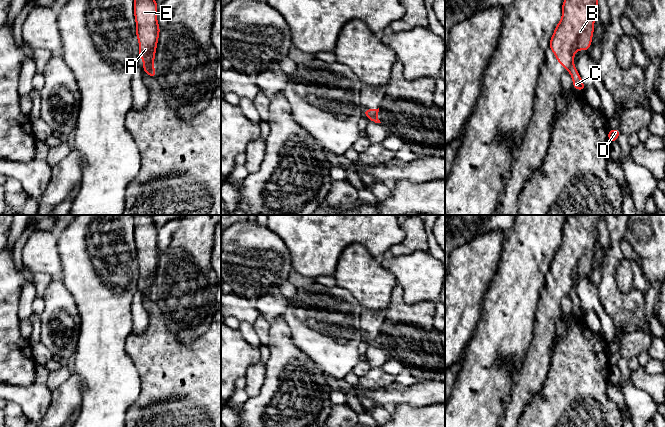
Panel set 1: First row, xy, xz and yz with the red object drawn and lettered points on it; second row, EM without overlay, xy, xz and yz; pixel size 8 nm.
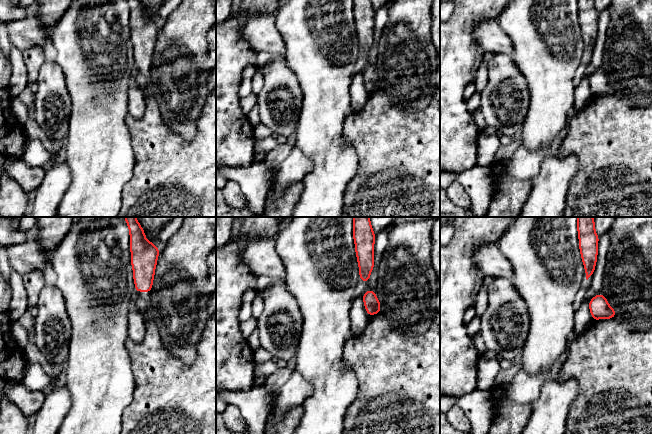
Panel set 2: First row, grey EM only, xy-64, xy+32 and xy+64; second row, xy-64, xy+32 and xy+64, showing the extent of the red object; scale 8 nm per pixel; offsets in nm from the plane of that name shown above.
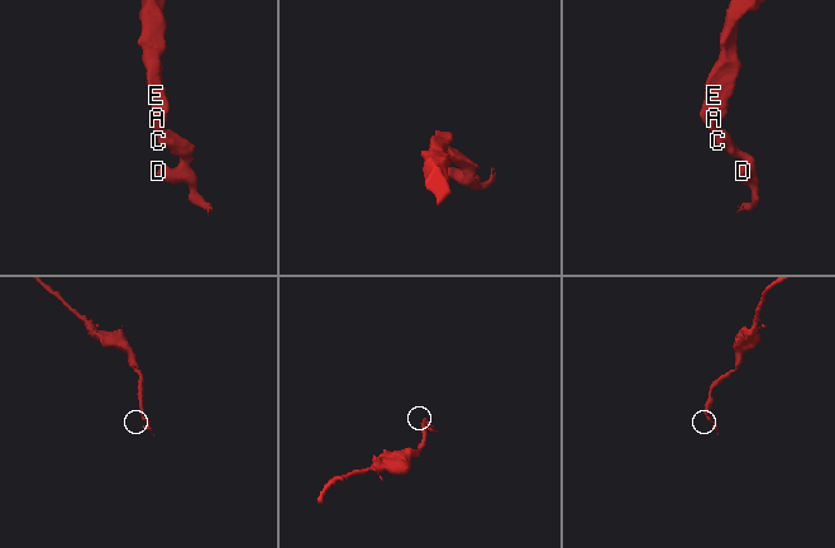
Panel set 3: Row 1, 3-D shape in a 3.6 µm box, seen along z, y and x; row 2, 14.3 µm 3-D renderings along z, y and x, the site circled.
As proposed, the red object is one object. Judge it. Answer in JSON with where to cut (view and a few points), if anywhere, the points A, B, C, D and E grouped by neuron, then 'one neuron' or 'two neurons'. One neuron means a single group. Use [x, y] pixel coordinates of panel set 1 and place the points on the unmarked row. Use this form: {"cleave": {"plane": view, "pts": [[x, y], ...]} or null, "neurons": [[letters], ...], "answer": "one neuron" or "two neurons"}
{"cleave": {"plane": "xy", "pts": [[152, 287], [143, 292]]}, "neurons": [["A", "B", "E"], ["C", "D"]], "answer": "two neurons"}

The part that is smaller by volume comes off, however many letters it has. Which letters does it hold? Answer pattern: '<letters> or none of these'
C, D

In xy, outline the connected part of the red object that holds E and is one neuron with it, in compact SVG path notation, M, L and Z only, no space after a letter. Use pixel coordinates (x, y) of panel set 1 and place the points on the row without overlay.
M133 215L136 260L139 267L139 281L144 285L143 292L152 289L160 257L157 244L158 228L152 215Z

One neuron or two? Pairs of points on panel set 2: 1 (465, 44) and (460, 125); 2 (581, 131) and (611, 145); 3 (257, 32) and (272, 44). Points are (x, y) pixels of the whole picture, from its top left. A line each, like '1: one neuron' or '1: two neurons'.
1: one neuron
2: one neuron
3: one neuron

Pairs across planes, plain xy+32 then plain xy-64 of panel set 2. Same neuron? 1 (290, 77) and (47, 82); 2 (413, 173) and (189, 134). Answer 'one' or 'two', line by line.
1: one
2: two

